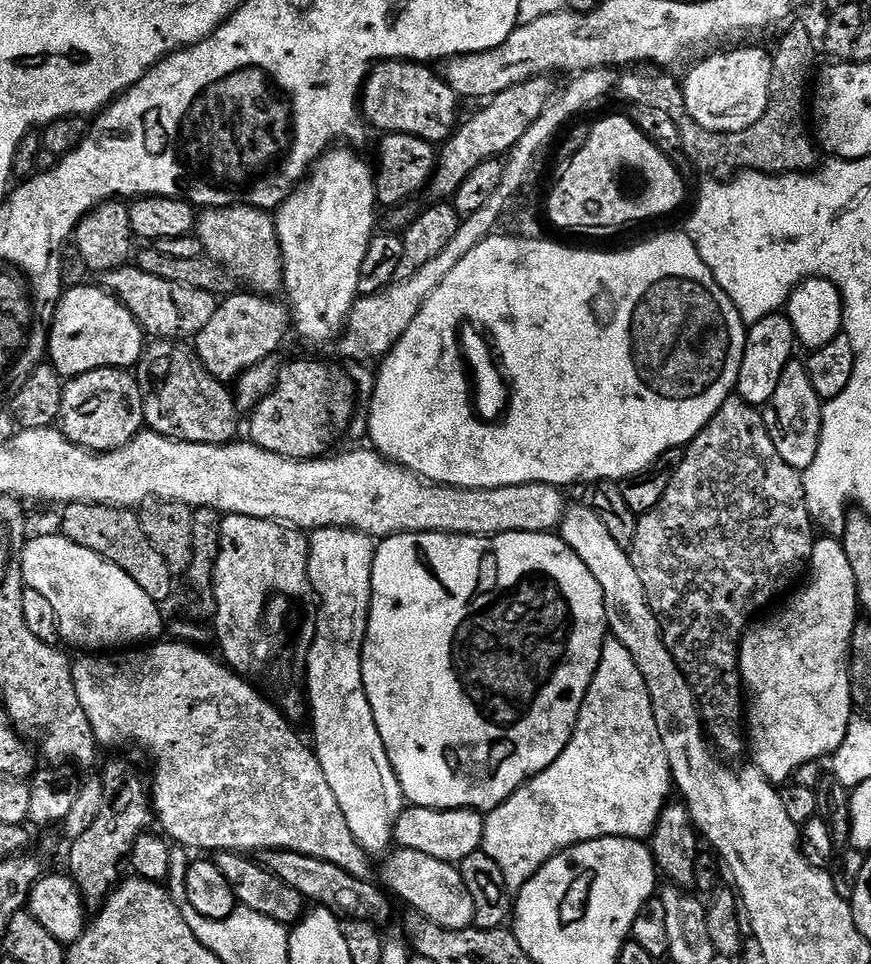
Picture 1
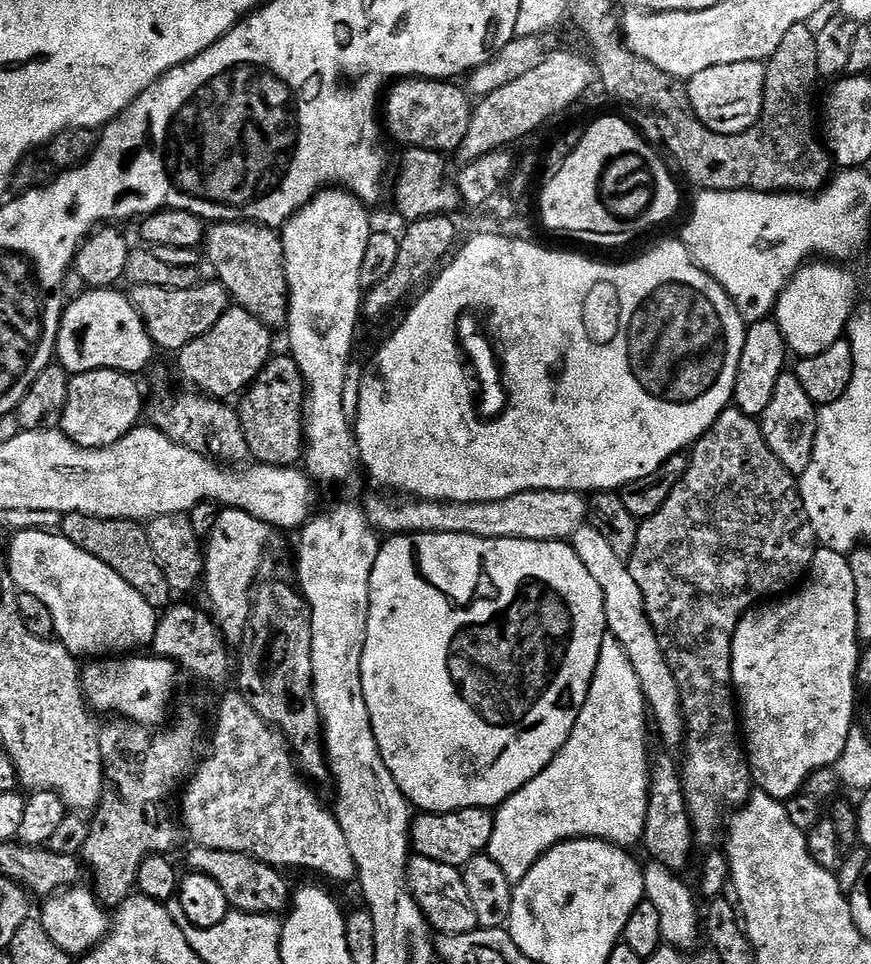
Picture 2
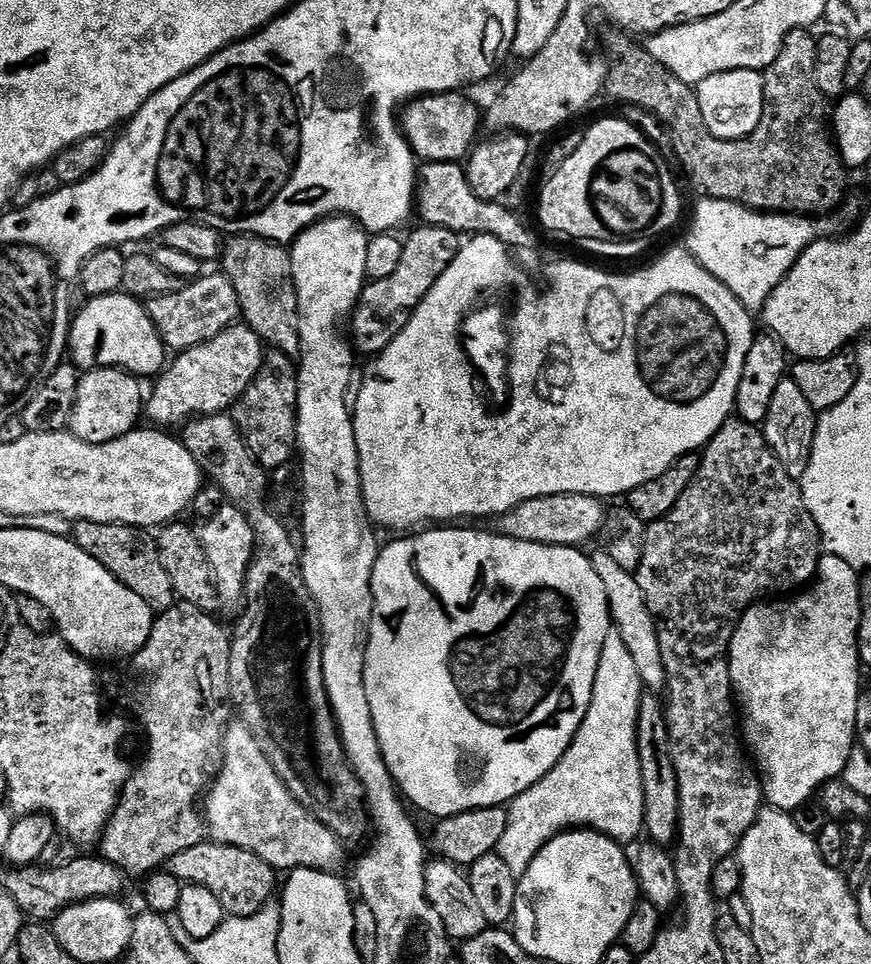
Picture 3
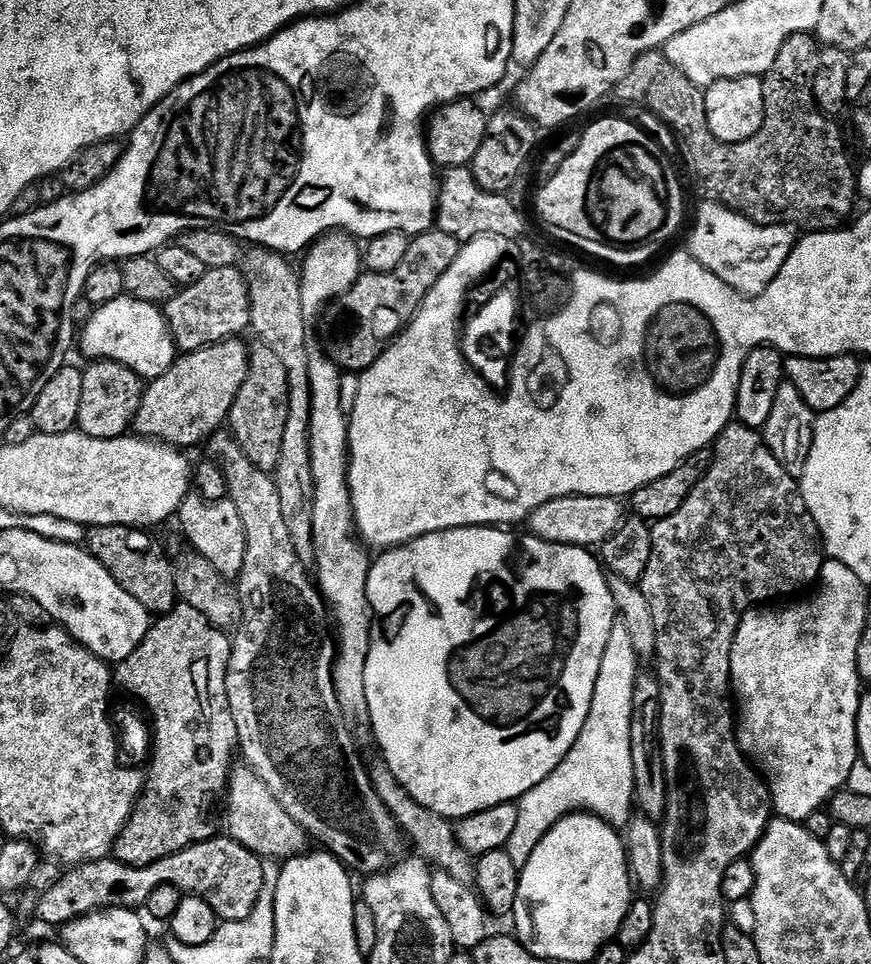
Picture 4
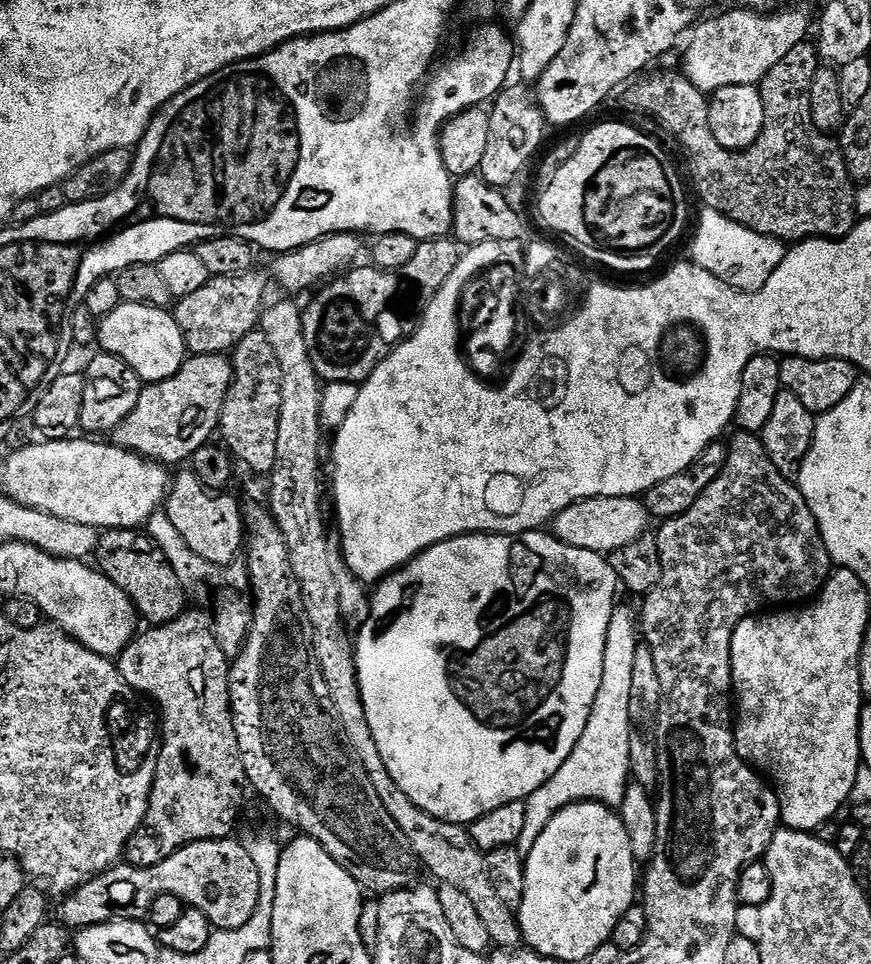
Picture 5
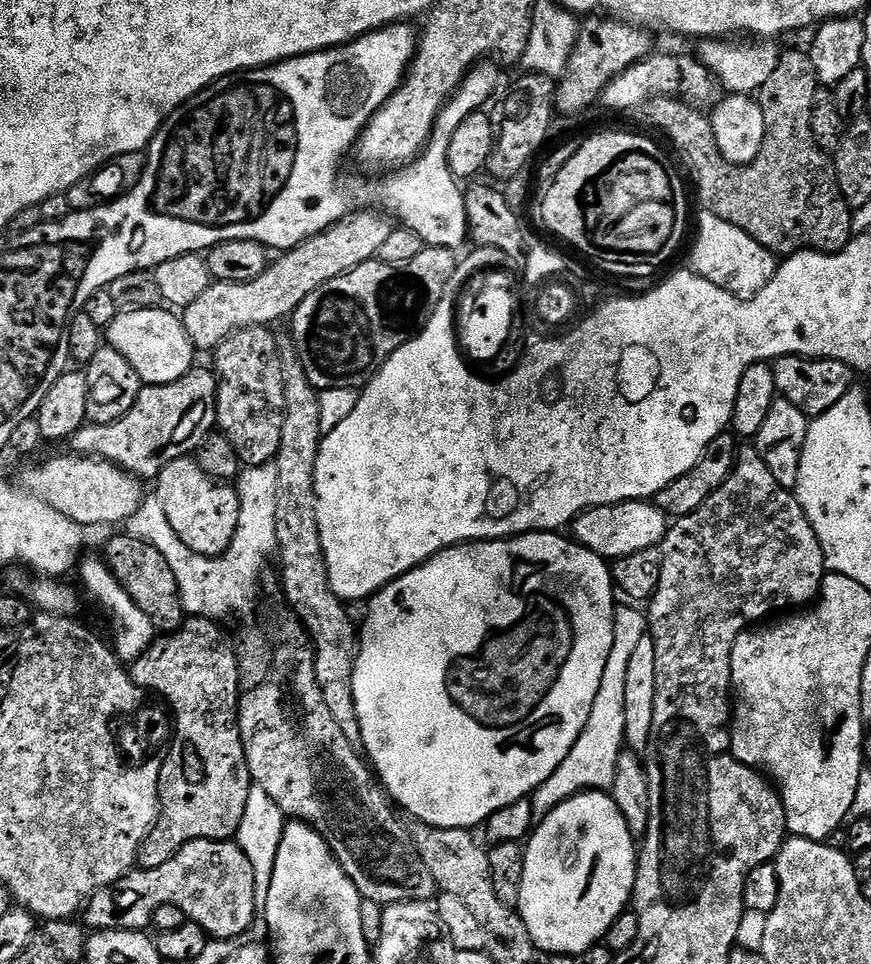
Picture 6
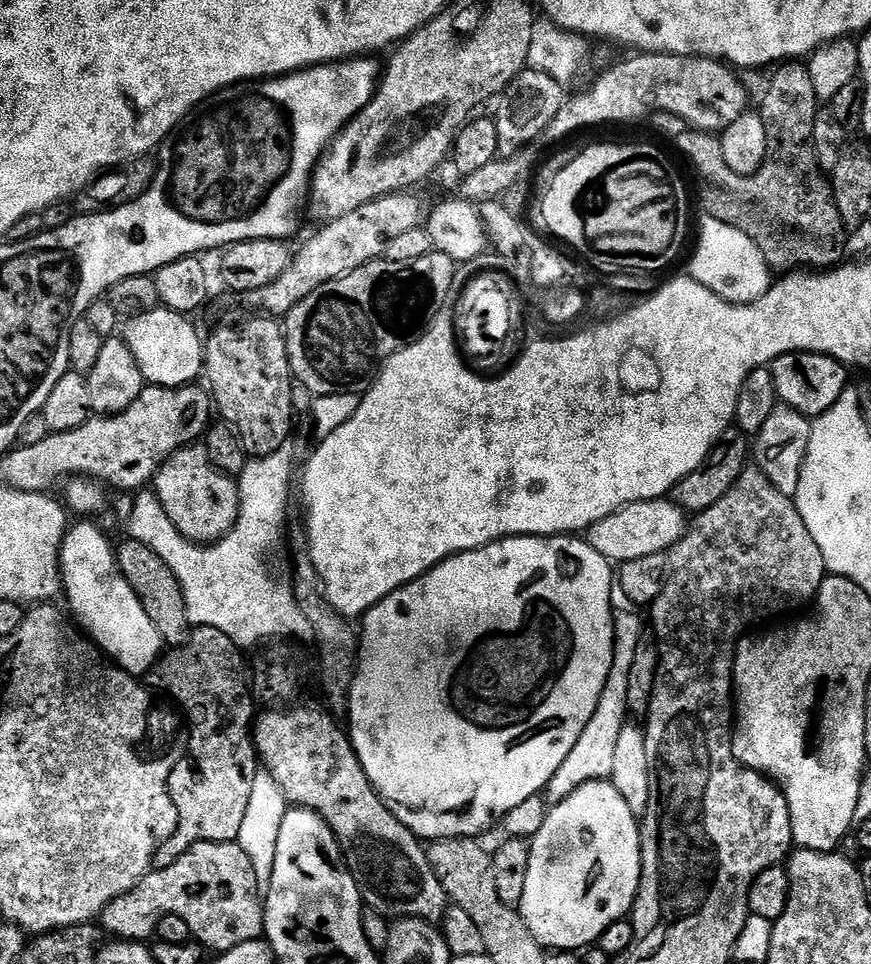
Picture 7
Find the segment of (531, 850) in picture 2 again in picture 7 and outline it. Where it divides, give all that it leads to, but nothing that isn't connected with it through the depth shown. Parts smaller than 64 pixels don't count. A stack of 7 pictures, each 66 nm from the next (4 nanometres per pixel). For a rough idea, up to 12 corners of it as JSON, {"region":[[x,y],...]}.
{"region":[[615,613],[602,698],[546,789],[555,806],[612,775],[629,717],[630,665],[646,624]]}

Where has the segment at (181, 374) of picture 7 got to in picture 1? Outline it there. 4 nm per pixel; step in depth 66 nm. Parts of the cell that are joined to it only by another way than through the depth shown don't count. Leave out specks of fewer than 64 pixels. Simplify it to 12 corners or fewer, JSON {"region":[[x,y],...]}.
{"region":[[99,286],[61,295],[47,359],[61,377],[135,369],[140,323]]}

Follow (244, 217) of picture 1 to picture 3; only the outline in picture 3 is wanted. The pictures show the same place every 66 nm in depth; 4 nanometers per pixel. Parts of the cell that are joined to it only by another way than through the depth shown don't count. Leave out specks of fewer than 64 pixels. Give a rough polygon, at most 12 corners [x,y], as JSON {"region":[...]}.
{"region":[[260,236],[223,245],[243,323],[300,354],[292,253]]}

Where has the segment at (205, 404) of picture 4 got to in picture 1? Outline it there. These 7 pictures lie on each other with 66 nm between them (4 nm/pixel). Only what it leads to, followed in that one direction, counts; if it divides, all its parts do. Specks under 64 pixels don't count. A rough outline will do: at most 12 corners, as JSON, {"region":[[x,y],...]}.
{"region":[[238,292],[219,301],[196,357],[221,382],[273,359],[290,308]]}

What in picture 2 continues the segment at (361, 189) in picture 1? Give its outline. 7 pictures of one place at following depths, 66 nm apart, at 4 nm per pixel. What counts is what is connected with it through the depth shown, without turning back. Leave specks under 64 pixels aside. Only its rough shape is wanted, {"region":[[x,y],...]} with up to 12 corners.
{"region":[[317,192],[282,229],[303,467],[358,468],[348,363],[362,321],[364,201]]}

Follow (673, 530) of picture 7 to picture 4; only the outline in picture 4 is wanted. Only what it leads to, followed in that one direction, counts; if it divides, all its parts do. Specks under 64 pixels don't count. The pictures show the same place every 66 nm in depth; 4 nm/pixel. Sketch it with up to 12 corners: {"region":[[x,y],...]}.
{"region":[[567,496],[528,517],[531,535],[595,549],[620,531],[615,496]]}

